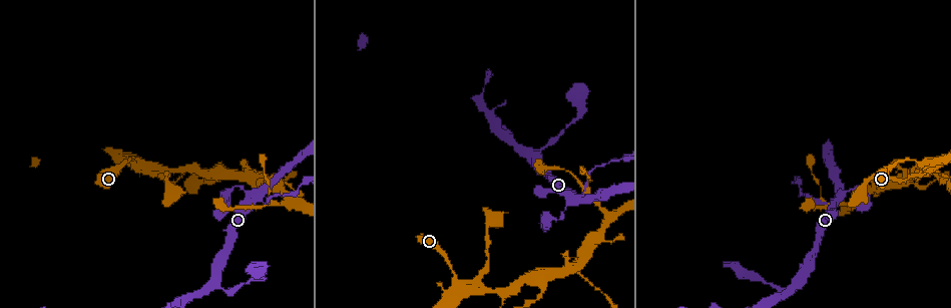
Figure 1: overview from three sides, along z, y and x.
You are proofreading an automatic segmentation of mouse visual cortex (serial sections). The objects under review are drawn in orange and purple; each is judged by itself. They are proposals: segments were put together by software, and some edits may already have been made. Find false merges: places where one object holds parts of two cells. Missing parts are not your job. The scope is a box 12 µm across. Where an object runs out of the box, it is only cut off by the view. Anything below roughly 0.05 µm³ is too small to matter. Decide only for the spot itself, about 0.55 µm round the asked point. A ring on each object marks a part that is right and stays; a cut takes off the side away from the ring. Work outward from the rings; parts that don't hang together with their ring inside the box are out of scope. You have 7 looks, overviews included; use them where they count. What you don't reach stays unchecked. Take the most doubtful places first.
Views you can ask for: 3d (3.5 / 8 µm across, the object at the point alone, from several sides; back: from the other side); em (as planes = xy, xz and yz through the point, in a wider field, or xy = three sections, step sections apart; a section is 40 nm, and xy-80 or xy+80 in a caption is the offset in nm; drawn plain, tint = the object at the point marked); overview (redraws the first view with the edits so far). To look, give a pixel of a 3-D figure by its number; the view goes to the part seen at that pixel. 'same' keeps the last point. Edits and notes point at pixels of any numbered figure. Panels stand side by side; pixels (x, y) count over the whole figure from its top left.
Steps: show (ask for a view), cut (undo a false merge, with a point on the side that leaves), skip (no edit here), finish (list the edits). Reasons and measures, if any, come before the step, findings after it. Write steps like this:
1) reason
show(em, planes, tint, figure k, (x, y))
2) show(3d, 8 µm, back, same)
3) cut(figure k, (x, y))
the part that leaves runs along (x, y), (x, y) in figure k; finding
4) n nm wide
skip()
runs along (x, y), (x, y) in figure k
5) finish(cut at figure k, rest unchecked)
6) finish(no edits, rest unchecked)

sharp bend
show(3d, 3.5 µm, figure 1, (579, 196))

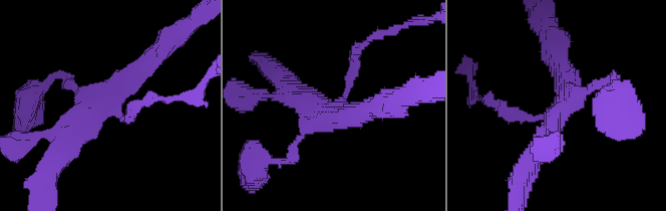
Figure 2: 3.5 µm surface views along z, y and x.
4 arms; arms of 150, 200, 300, 350 nm; now the EM
show(em, planes, plain, figure 2, (337, 107))

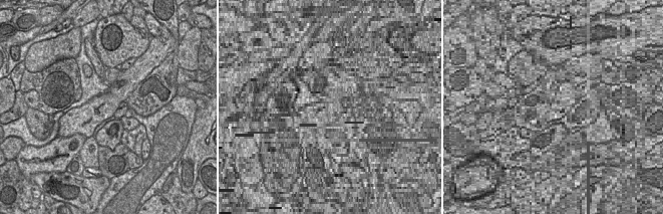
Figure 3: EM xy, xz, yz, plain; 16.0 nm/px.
with the object marked
show(em, planes, tint, same)

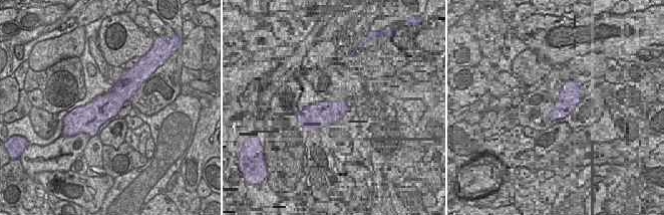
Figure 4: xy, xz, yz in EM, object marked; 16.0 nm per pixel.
skip()
runs along (290, 89), (333, 110), (355, 71), (355, 51) in figure 2; all the same cell

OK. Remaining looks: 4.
three-way junction
show(3d, 3.5 µm, figure 1, (503, 292))

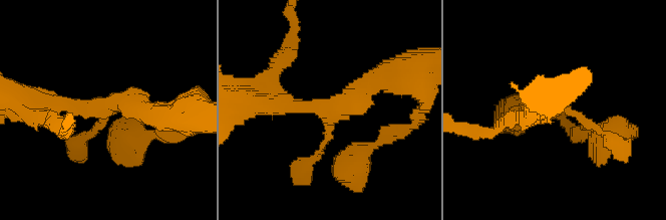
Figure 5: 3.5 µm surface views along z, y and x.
show(em, xy, step 3, tint, figure 5, (104, 108))

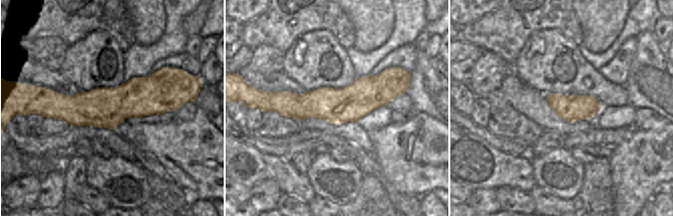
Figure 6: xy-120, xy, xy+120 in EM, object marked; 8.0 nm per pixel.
3 arms
skip()
runs along (400, 89), (352, 102), (271, 101) in figure 6; all the same cell

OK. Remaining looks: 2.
narrows sharply
show(em, xy, step 3, tint, figure 1, (534, 158))

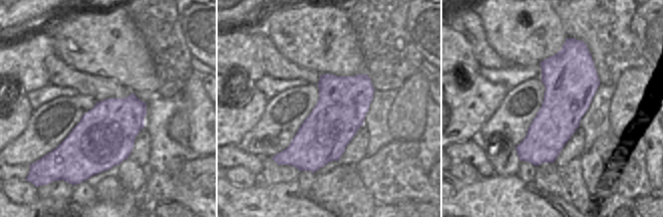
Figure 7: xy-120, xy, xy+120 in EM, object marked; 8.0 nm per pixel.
show(3d, 3.5 µm, same)

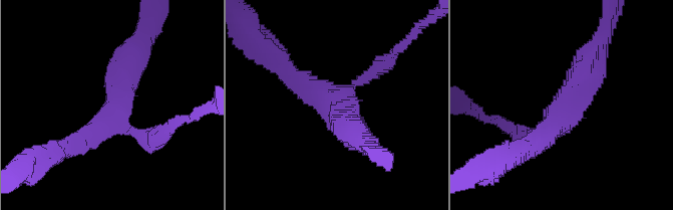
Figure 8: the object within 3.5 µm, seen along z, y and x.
arms of 200, 350, 450 nm
skip()
runs along (133, 62), (112, 115), (62, 149) in figure 8; continuous, no second cell

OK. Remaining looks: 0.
finish(no edits, rest unchecked)

